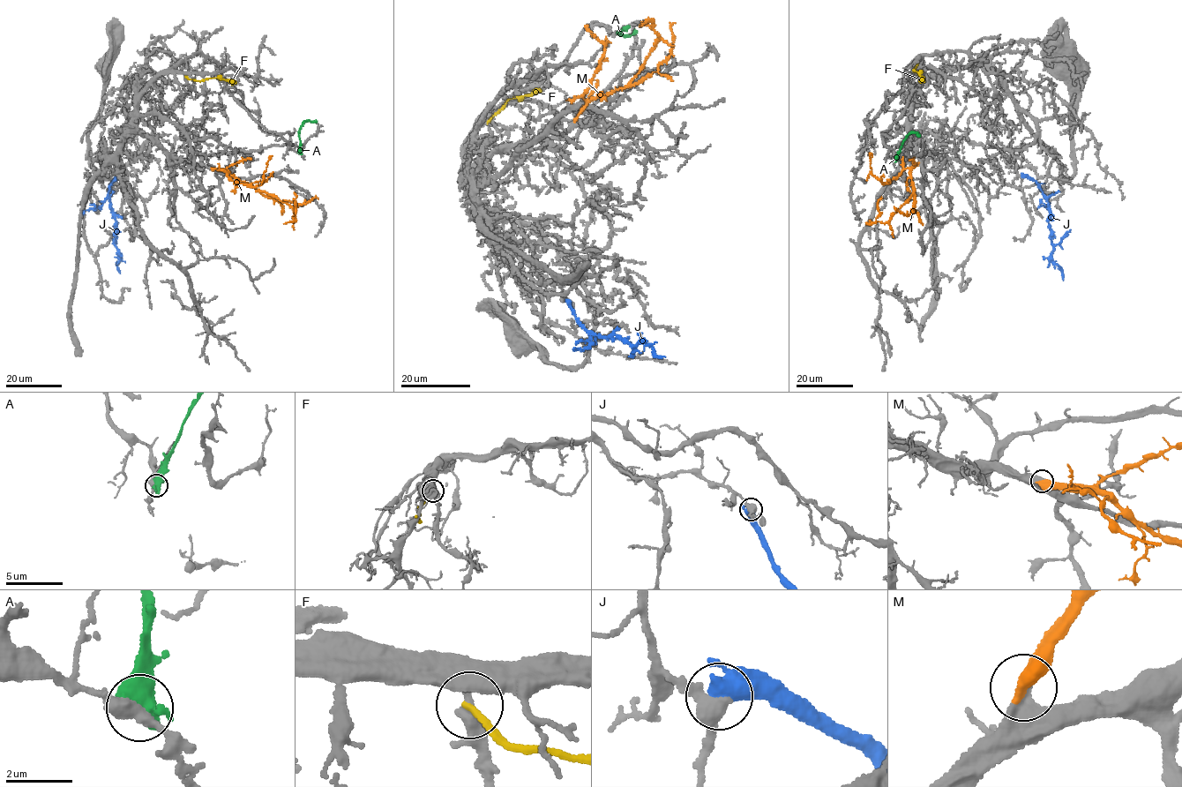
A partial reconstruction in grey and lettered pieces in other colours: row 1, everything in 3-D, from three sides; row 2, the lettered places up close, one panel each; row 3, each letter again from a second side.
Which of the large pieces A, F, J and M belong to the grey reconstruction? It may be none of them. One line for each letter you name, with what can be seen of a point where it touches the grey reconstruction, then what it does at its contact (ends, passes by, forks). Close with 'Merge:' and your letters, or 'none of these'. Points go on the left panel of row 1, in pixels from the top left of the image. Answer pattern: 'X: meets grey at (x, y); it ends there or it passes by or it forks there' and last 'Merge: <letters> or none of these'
M: meets grey at (212, 168); it ends there
Merge: M

